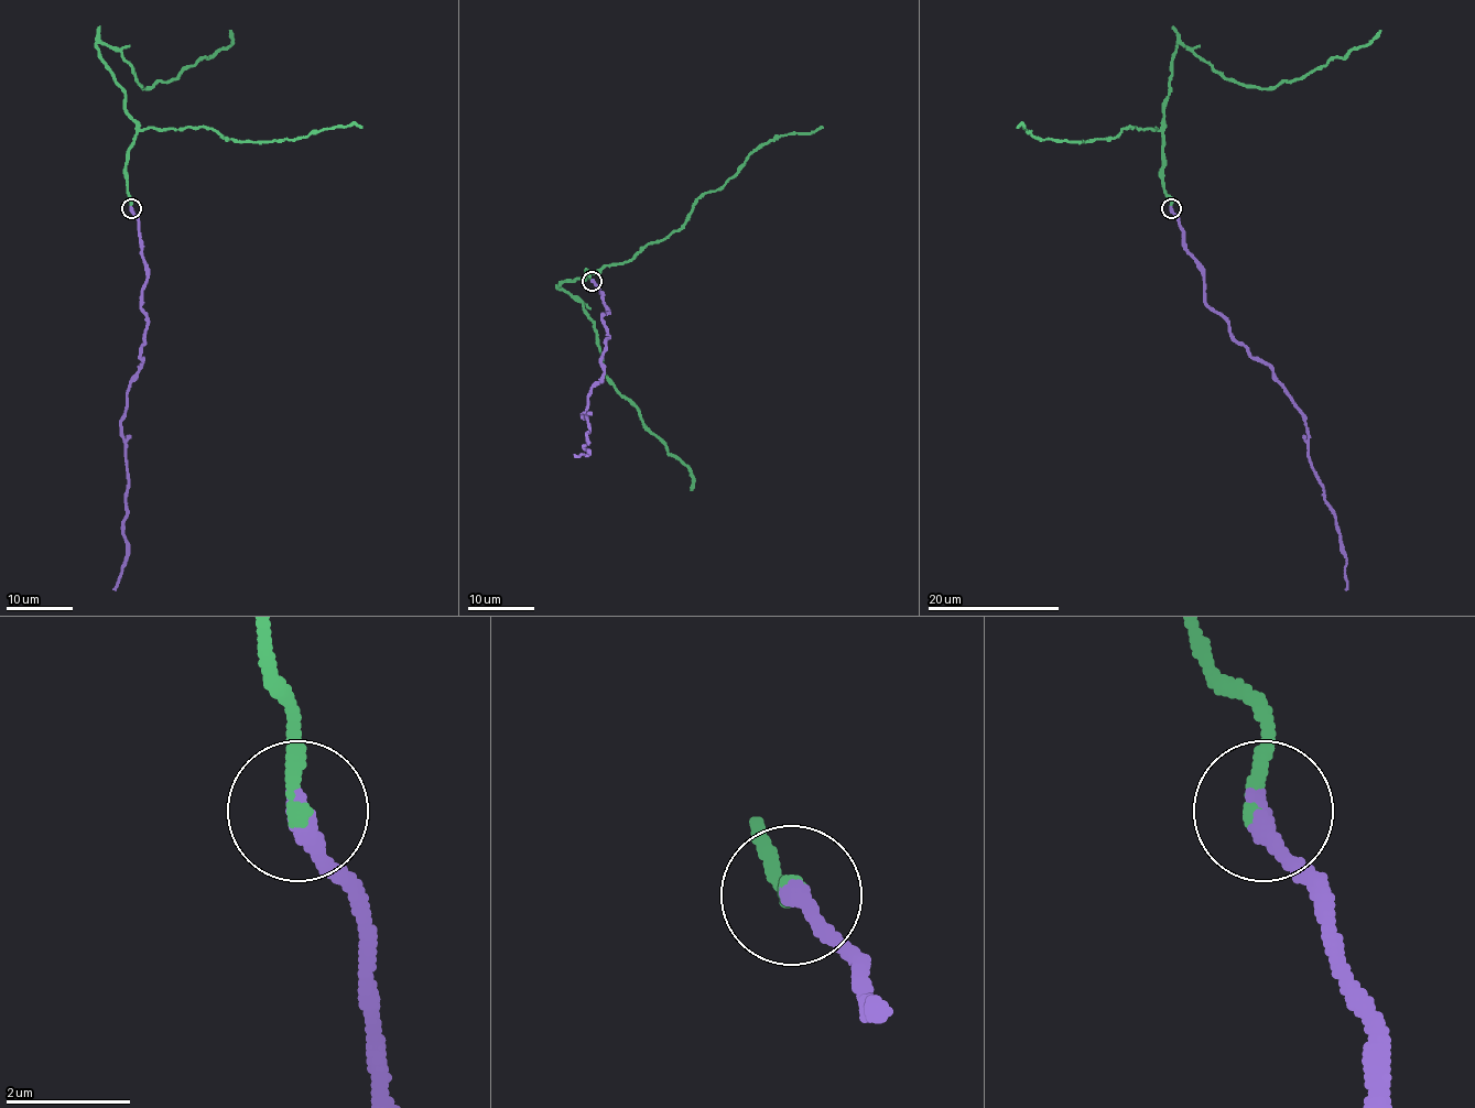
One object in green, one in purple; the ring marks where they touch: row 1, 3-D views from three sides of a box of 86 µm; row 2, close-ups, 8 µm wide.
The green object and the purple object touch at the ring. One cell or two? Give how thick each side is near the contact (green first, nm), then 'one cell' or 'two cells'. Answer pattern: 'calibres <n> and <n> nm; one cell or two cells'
calibres 240 and 340 nm; one cell

